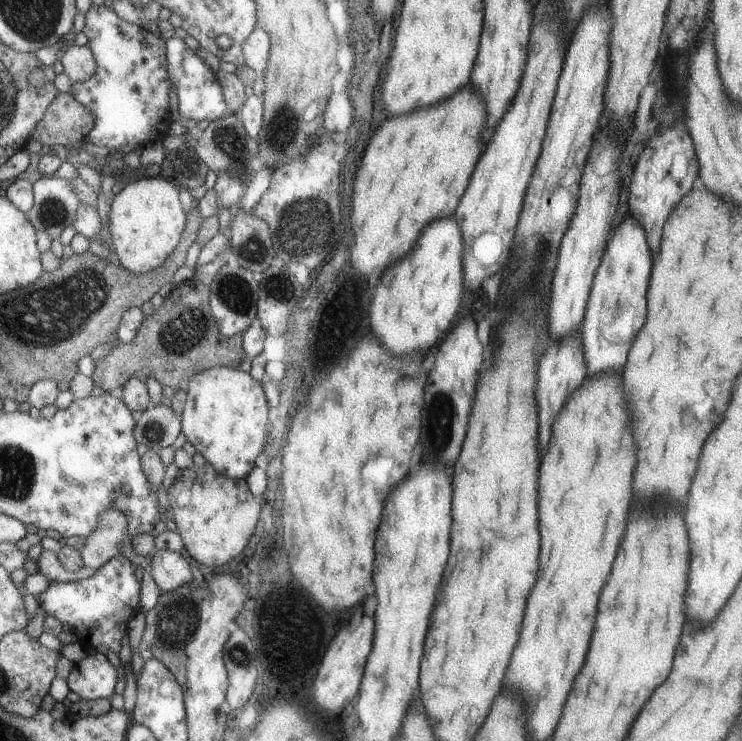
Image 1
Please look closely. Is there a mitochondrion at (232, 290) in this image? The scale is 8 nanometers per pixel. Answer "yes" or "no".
yes

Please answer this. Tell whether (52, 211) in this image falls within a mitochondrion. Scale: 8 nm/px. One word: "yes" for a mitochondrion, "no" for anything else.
yes

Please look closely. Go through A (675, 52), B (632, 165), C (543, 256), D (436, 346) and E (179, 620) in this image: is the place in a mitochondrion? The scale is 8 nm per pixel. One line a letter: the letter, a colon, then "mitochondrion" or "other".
A: mitochondrion
B: other
C: mitochondrion
D: other
E: mitochondrion

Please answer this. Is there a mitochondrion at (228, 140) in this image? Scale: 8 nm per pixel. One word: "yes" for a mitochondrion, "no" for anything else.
yes

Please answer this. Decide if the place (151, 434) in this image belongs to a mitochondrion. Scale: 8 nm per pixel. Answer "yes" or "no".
yes

